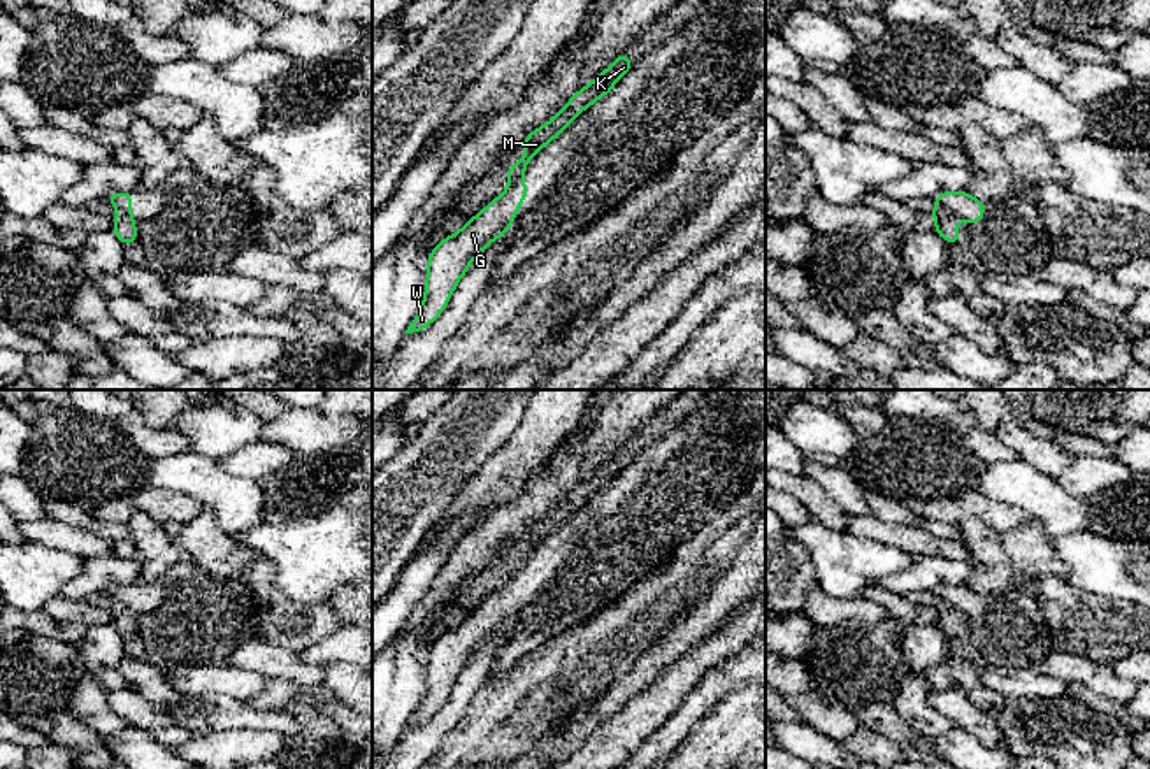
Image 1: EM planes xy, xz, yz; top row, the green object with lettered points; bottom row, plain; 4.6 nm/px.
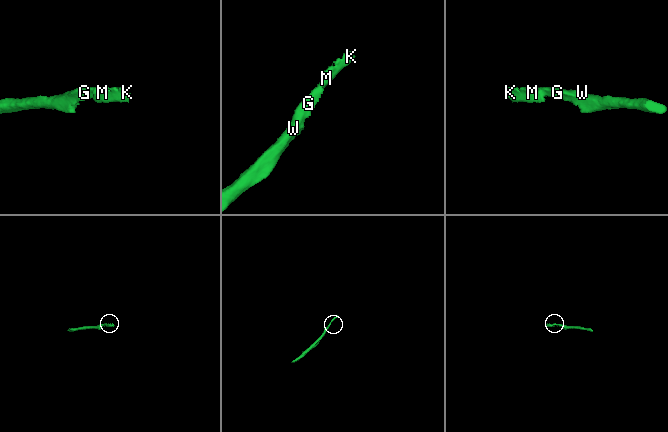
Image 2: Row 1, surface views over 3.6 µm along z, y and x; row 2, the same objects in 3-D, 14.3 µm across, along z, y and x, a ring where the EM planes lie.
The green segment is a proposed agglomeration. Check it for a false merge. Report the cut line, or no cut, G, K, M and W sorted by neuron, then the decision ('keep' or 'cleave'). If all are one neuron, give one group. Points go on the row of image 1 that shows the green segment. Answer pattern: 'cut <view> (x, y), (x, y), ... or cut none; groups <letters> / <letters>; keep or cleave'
cut yz (936, 201), (952, 213); groups G W / K M; cleave

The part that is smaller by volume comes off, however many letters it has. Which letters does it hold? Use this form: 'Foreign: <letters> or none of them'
Foreign: K, M

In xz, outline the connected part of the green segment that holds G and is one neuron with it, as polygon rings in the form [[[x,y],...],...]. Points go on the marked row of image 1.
[[[518,174],[502,195],[471,218],[456,234],[437,242],[427,260],[427,283],[420,311],[406,334],[425,330],[446,309],[458,281],[485,248],[513,228],[520,204],[527,200],[527,183]]]

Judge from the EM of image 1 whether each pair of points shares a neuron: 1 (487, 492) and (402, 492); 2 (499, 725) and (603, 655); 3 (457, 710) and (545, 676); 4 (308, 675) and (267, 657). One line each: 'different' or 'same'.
1: different
2: different
3: different
4: same

